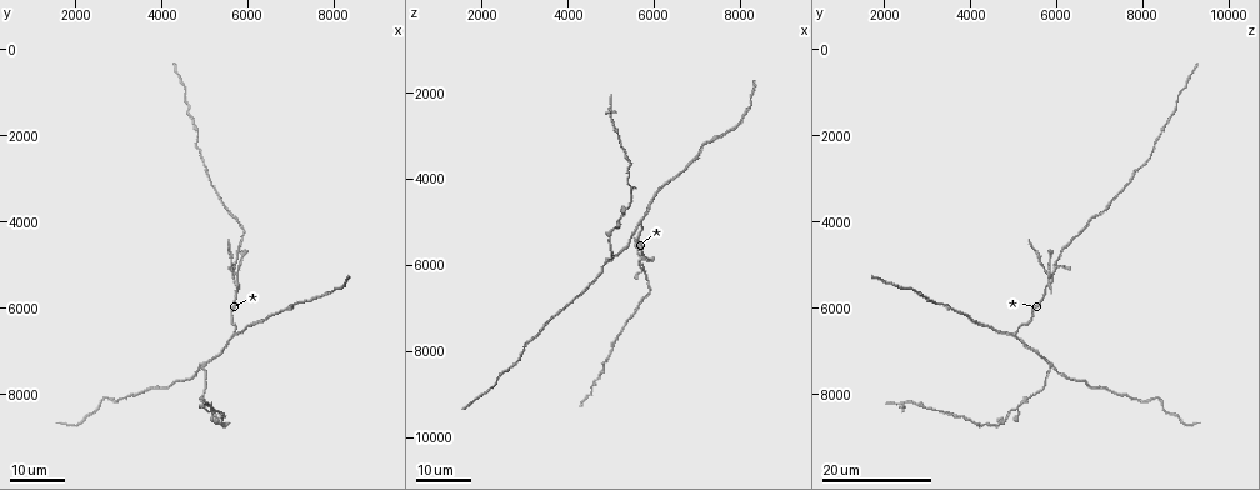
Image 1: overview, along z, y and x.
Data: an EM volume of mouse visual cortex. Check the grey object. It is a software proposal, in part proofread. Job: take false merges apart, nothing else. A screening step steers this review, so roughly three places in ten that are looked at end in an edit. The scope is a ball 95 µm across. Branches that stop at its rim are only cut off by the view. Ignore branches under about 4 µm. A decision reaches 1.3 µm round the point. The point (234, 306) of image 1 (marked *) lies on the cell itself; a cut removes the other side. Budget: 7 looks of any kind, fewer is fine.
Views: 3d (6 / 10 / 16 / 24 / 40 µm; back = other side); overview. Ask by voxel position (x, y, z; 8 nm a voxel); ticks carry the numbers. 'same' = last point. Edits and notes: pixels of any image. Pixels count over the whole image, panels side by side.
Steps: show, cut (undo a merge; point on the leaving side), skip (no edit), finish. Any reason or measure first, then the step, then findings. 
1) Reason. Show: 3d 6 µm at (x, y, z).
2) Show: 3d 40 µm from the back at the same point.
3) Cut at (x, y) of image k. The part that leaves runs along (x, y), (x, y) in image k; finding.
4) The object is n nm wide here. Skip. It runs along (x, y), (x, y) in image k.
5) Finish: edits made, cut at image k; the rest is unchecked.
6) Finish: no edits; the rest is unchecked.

Three arms meet. Show: 3d 16 µm at (4900, 7400, 5900).

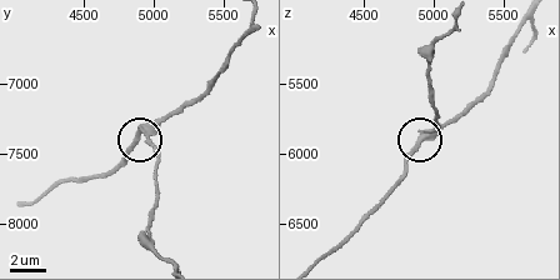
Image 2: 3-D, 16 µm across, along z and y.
Show: 3d 6 µm at (4960, 7360, 5840).

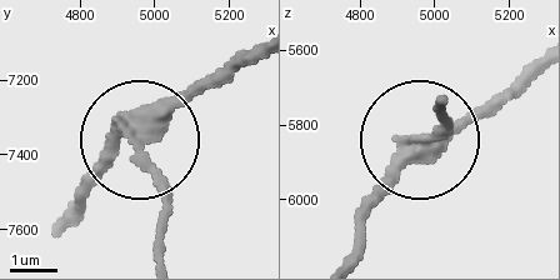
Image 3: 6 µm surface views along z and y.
The object is 320 nm wide here. Cut at (165, 195) of image 3. The part that leaves runs along (133, 141), (156, 198), (156, 258) in image 3; two cells meet here.

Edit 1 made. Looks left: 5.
Two arms in line, one across. Show: 3d 16 µm at (5650, 6600, 5000).

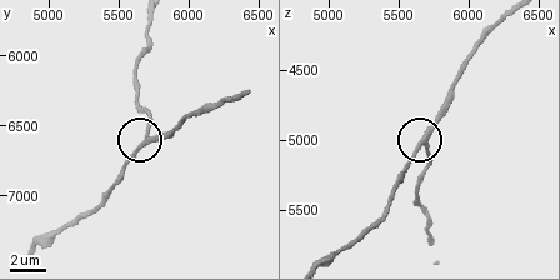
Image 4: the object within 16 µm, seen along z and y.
Zoom in. Show: 3d 10 µm at (5640, 6640, 5000).

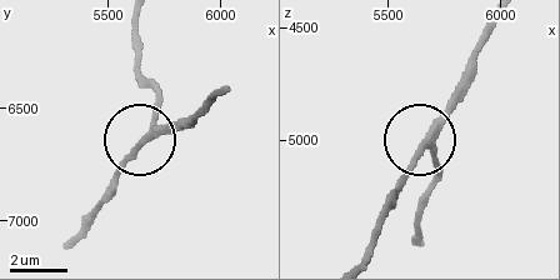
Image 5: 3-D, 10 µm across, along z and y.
3 arms meet here. Skip. Continuous, no second cell.

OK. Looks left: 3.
Four arms meet. Show: 3d 16 µm at (5700, 5450, 5850).

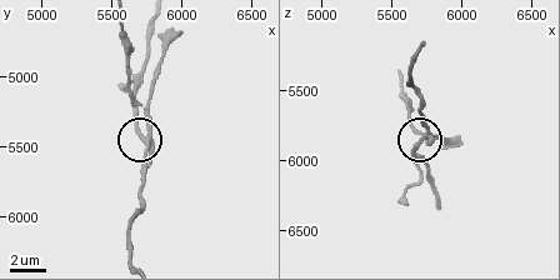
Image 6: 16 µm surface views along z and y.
Show: 3d 10 µm at (5700, 5420, 5860).

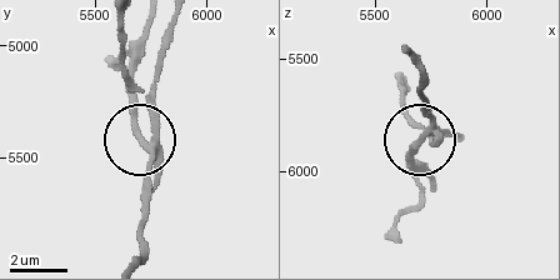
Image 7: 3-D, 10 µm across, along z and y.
The object is 240 nm wide here. Cut at (150, 101) of image 7. A second cell is stuck on.

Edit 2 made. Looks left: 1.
Finish: edits made, cut at image 3, cut at image 7; the rest is unchecked.

